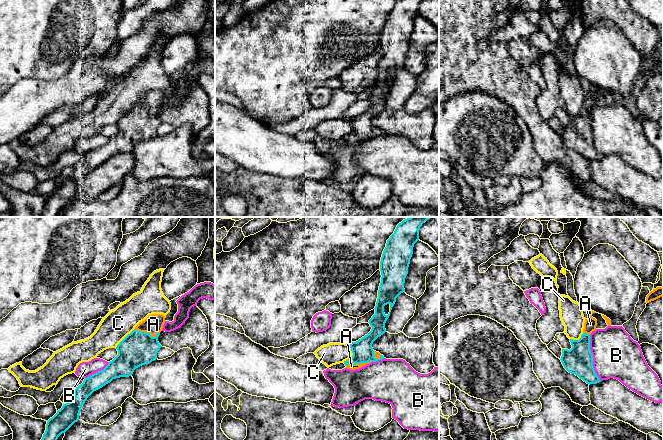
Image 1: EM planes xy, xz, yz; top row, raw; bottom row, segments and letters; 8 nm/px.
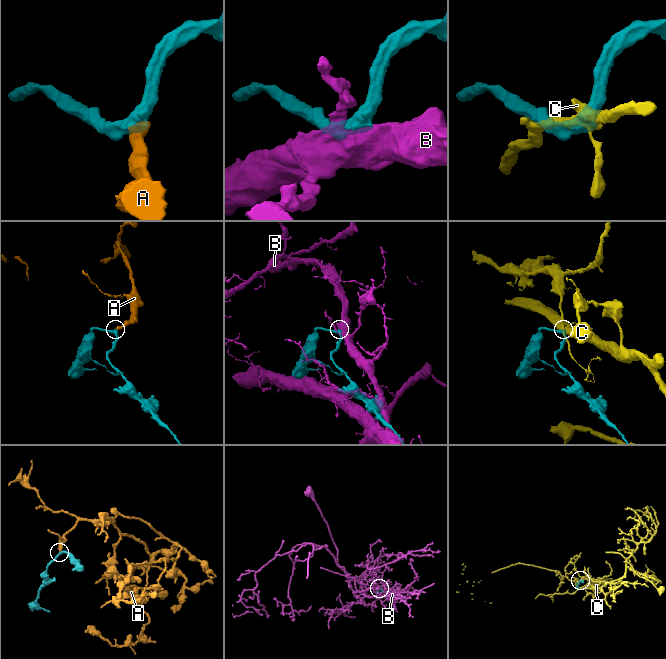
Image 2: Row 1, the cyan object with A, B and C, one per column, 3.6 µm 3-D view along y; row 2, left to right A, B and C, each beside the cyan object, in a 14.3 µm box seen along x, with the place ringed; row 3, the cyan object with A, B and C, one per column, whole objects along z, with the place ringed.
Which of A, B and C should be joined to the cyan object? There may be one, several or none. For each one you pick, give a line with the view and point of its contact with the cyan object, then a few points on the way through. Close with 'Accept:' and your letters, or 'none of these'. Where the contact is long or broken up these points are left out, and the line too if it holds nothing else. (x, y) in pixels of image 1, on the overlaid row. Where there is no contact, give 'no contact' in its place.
A: xy (147, 333) | across xy (138, 348), (147, 333), (153, 324)
Accept: A

